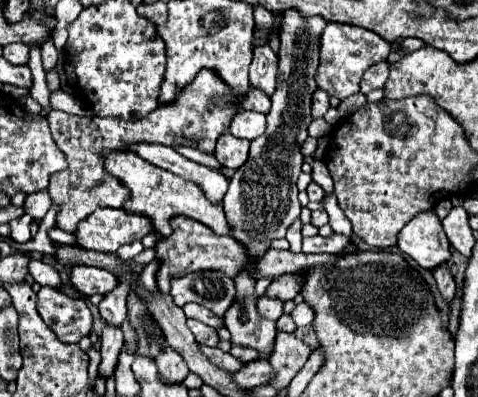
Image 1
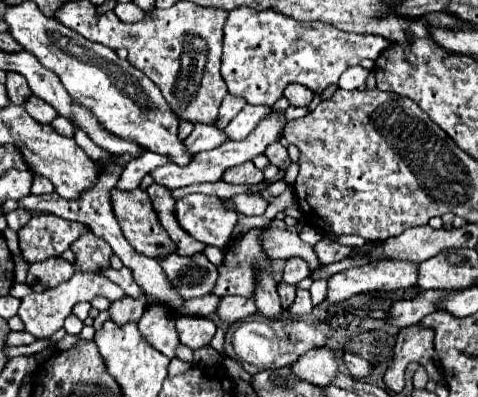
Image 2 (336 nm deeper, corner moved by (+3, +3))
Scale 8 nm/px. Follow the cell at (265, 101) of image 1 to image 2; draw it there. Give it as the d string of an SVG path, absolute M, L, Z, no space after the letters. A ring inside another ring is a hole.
M225 95L225 99L223 99L223 103L221 103L221 107L219 107L219 115L217 115L217 121L215 121L215 127L219 127L219 129L225 129L227 127L227 123L245 107L247 103L245 101L241 101L241 99L237 99L237 97L233 97L233 95Z

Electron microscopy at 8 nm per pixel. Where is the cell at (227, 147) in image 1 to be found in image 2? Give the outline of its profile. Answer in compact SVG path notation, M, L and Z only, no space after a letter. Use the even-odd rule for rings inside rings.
M251 161L231 167L229 171L225 171L223 181L227 183L235 183L235 185L257 185L263 181L263 171L259 171Z

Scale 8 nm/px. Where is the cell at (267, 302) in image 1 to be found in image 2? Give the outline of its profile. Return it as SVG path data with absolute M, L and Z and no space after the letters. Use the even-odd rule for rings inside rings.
M279 283L279 297L281 297L281 307L289 309L291 303L293 303L293 299L295 299L295 287Z

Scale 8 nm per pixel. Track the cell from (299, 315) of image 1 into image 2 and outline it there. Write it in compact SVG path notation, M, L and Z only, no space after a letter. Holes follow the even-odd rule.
M385 259L353 267L329 277L329 293L325 303L339 303L357 293L397 291L417 285L417 263L401 259Z

